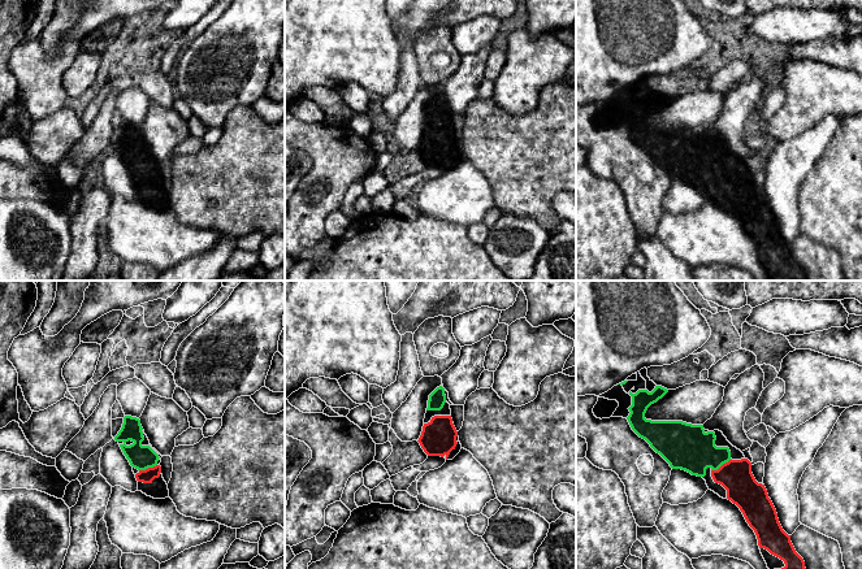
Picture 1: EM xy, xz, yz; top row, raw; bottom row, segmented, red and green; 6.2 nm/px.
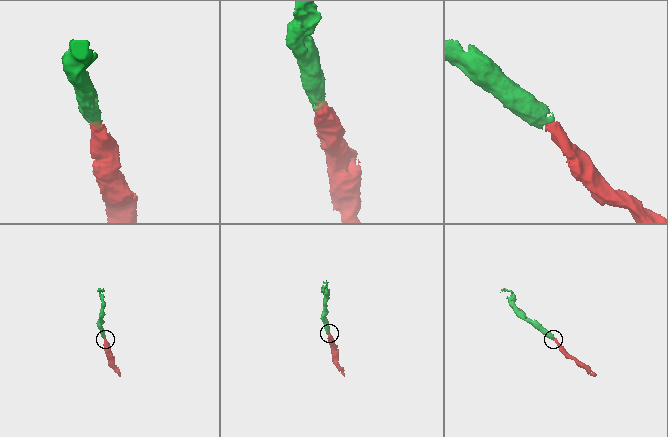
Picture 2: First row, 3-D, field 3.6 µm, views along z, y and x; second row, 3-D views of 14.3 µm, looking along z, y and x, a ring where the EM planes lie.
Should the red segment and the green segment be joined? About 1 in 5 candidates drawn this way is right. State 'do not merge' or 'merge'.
merge

